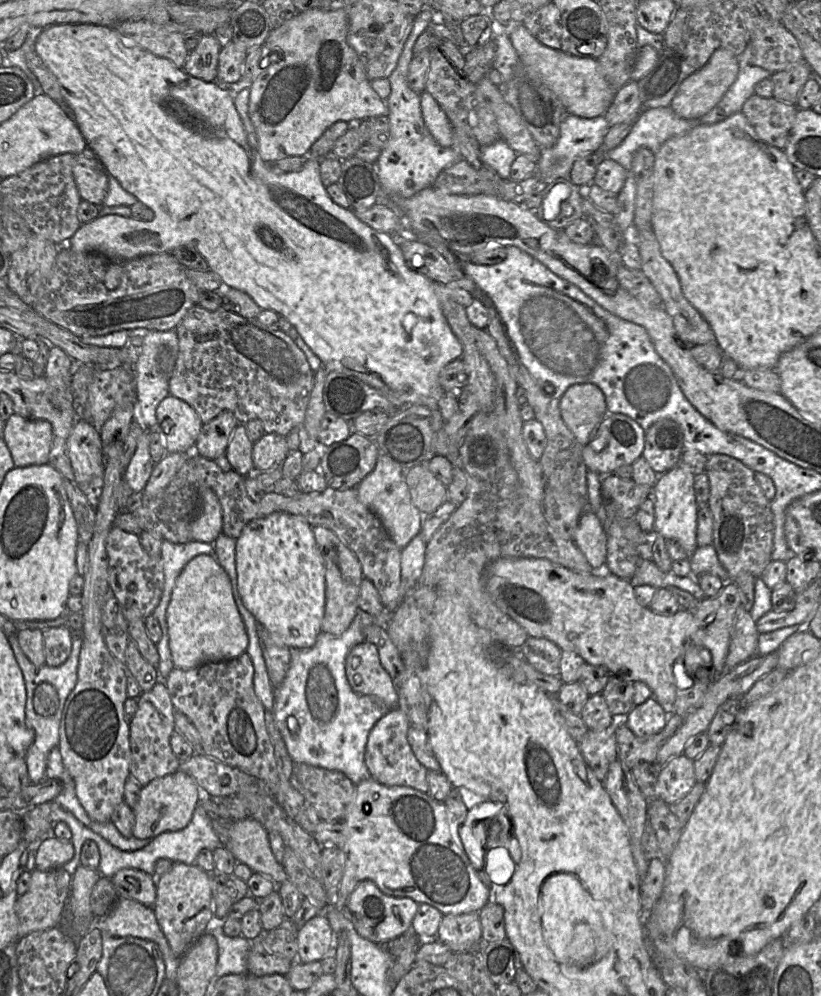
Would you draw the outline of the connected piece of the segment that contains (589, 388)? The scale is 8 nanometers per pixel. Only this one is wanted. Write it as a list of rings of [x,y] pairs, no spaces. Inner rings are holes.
[[[594,384],[569,387],[559,400],[562,419],[576,440],[586,446],[591,432],[608,415],[605,396]]]

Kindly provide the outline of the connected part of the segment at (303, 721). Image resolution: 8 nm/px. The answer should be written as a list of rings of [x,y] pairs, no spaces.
[[[221,533],[213,543],[214,556],[219,564],[227,572],[232,586],[232,594],[241,615],[248,636],[246,652],[251,657],[254,666],[253,685],[258,699],[267,712],[272,712],[273,721],[285,742],[288,754],[294,763],[307,763],[313,766],[328,770],[339,771],[345,774],[355,785],[372,778],[364,761],[366,744],[371,729],[385,715],[388,709],[375,698],[368,695],[361,695],[353,691],[345,672],[346,657],[350,650],[366,639],[363,634],[363,627],[370,623],[386,627],[392,618],[392,612],[383,607],[378,616],[372,616],[367,612],[357,612],[352,623],[341,635],[332,635],[321,632],[315,644],[307,649],[291,649],[291,661],[288,671],[282,683],[273,689],[266,667],[266,662],[260,647],[257,634],[257,620],[244,606],[239,591],[236,572],[236,539]]]

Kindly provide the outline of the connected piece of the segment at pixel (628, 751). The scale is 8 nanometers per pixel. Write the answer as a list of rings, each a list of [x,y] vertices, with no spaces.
[[[676,713],[668,715],[665,727],[656,735],[641,740],[627,727],[623,719],[616,721],[614,733],[618,746],[618,758],[631,770],[640,763],[654,764],[660,747],[682,726],[684,719]]]

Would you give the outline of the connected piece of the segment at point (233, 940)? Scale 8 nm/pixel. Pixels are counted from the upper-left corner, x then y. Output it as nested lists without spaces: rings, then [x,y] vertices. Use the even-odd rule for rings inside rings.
[[[215,920],[207,933],[213,935],[217,941],[218,956],[216,963],[216,977],[229,974],[248,973],[248,954],[251,941],[239,935],[237,937],[227,936],[222,929],[223,920]]]

